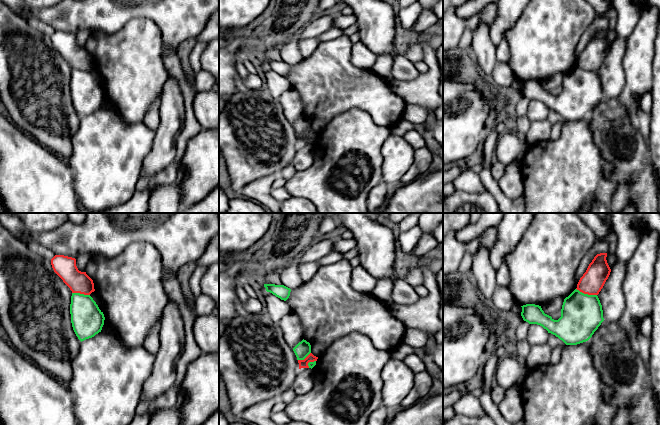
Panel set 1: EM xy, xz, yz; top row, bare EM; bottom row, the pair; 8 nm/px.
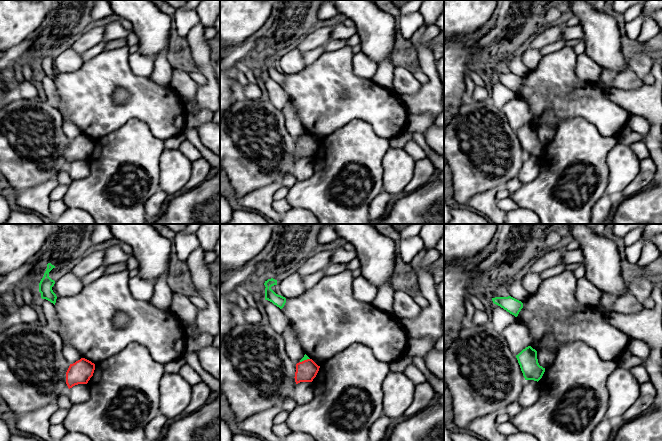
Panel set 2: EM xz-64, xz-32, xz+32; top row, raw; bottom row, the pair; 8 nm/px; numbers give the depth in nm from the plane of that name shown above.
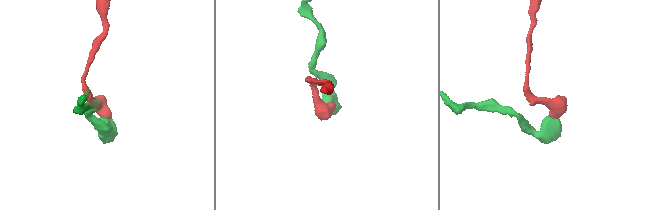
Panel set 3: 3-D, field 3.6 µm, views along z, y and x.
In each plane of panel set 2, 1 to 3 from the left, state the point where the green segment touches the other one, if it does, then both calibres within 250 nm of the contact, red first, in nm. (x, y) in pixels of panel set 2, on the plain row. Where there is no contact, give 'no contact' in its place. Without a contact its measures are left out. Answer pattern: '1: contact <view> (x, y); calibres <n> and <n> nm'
1: no contact
2: contact xz-32 (304, 136); calibres 170 and 40 nm
3: no contact

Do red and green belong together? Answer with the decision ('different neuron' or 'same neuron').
different neuron

